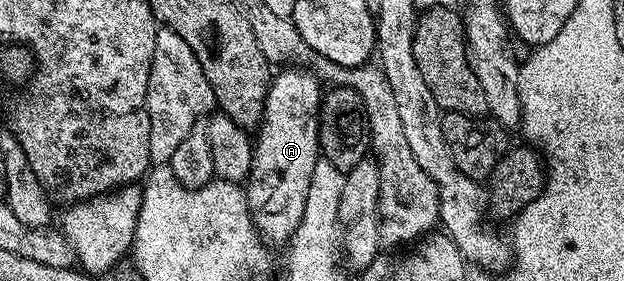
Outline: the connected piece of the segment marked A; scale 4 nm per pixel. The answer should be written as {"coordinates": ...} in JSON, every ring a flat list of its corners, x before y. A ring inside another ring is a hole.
{"coordinates":[[290,66,279,72,282,73,279,76,277,73,270,82,266,109,262,112,262,122,254,140,254,165,250,167,250,174,244,181,244,187,246,201,259,237,263,241,271,240,272,243,282,246,289,241,296,226,300,226,300,218,304,218,304,206,308,202,308,186,312,181,312,170,316,170,316,162,320,159,318,109,322,107,324,88,313,71]]}

